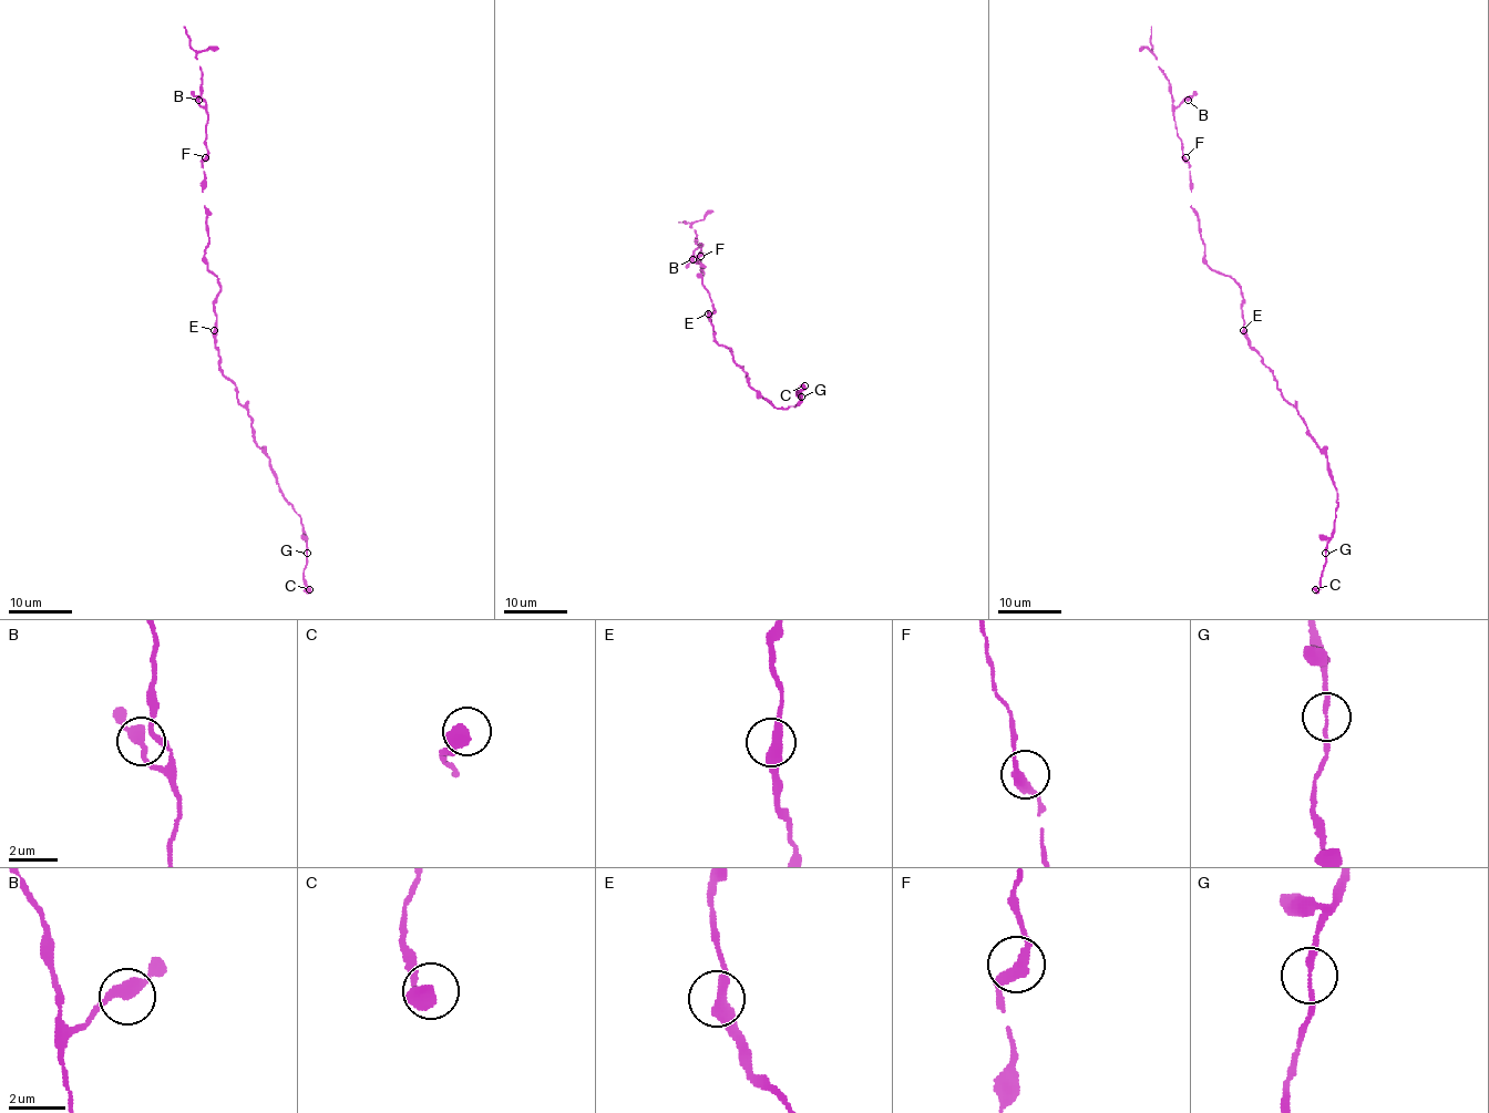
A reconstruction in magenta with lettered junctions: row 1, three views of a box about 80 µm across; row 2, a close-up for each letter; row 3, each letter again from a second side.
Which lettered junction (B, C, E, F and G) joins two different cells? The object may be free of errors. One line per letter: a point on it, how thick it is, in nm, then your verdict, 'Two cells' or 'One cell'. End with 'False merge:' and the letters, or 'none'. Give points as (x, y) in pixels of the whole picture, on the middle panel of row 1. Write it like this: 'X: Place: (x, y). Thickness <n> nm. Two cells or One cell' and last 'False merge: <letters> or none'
B: Place: (692, 259). Thickness 400 nm. One cell
C: Place: (804, 385). Thickness 550 nm. One cell
E: Place: (708, 313). Thickness 400 nm. One cell
F: Place: (700, 256). Thickness 380 nm. One cell
G: Place: (801, 397). Thickness 160 nm. One cell
False merge: none

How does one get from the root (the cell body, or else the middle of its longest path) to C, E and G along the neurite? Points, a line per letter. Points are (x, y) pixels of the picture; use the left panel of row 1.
C: (217, 316), (219, 371), (234, 384), (254, 442), (300, 517), (306, 540), (304, 583), (309, 589)
E: (217, 316), (214, 330)
G: (217, 316), (219, 371), (234, 384), (254, 442), (300, 517), (306, 554)

